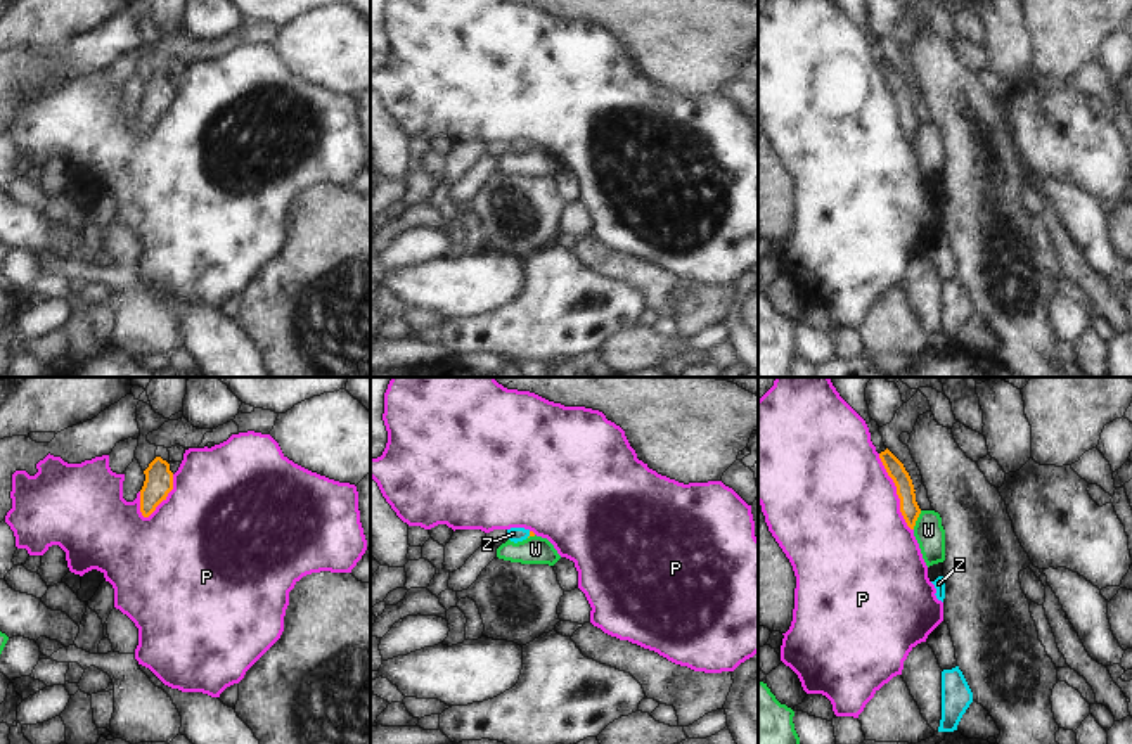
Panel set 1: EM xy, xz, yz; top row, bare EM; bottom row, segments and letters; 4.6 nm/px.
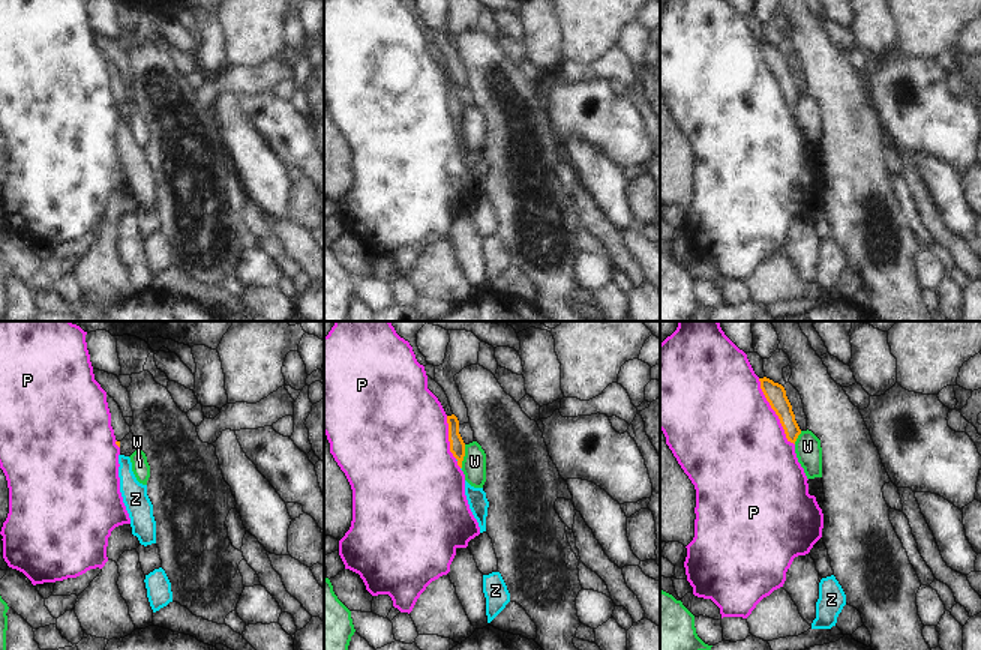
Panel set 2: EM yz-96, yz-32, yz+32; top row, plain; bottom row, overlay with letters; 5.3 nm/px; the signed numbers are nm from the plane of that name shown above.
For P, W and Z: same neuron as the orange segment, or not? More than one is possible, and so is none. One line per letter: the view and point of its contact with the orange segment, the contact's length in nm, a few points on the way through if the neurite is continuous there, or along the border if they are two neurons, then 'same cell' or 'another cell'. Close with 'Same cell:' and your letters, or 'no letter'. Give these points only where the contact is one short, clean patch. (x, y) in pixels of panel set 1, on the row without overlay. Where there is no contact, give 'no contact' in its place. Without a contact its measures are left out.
P: contact yz (897, 104); length 400 nm; another cell
W: contact yz (916, 132); length 100 nm; border yz (921, 123), (913, 141); another cell
Z: contact xz (530, 147); length 40 nm; way xz (532, 146), (530, 147), (516, 147); same cell
Same cell: Z

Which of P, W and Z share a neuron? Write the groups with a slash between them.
P / W / Z

